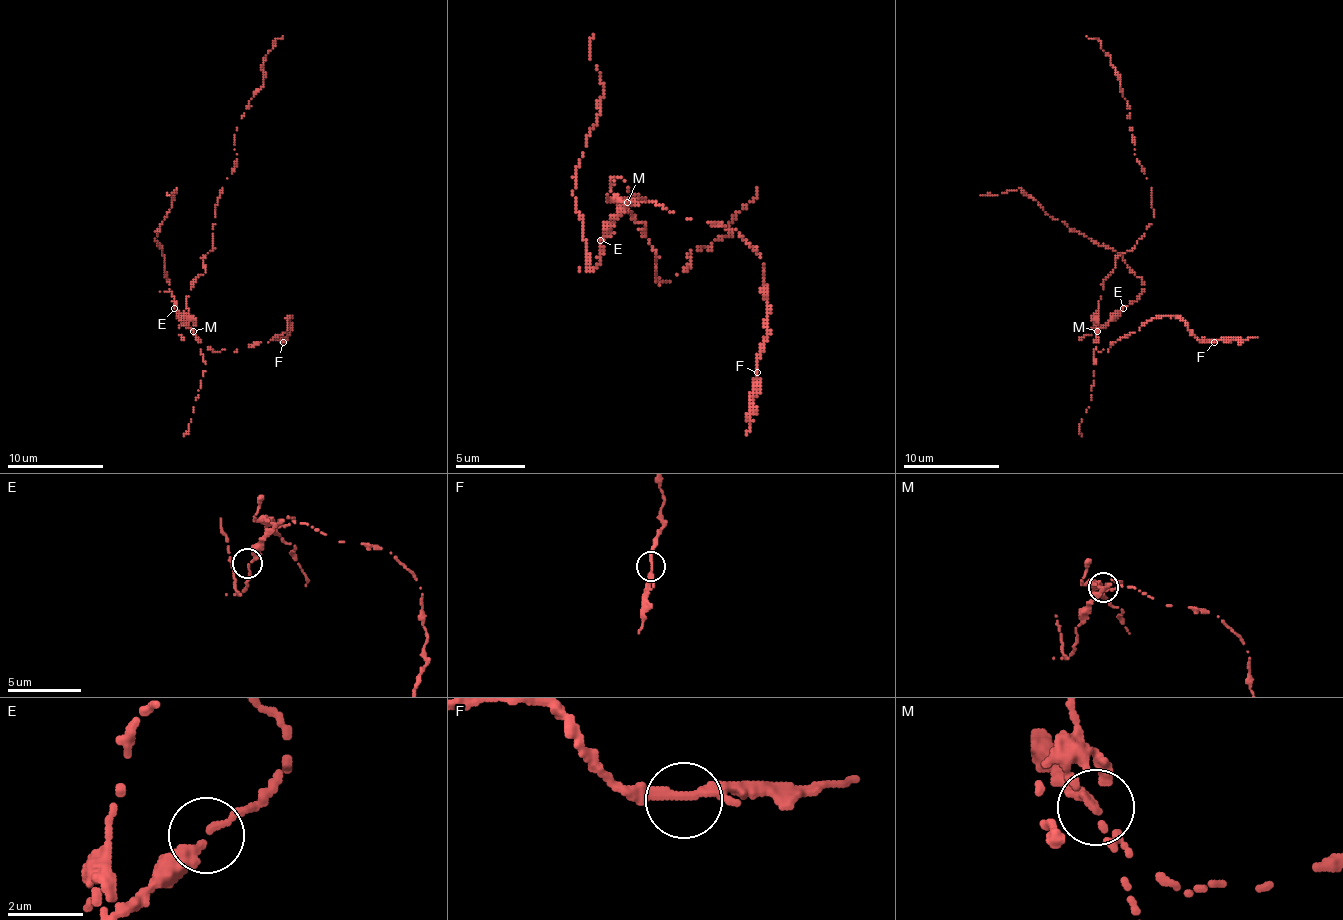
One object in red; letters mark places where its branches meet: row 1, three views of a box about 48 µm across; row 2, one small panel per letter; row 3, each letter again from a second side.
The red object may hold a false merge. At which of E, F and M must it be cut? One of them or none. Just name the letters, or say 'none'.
M

